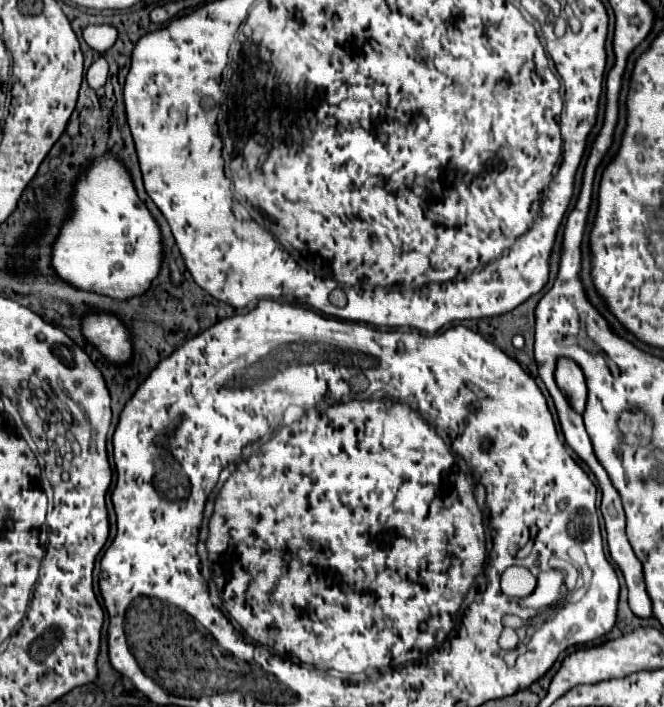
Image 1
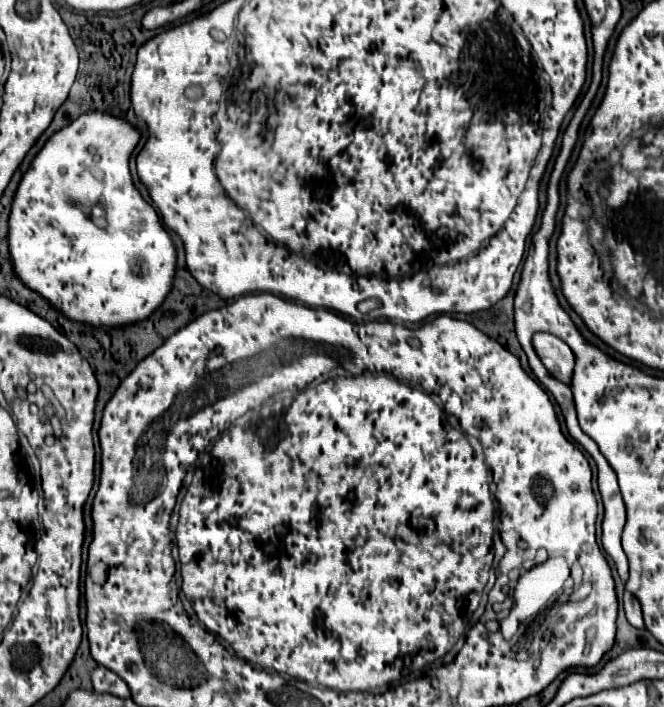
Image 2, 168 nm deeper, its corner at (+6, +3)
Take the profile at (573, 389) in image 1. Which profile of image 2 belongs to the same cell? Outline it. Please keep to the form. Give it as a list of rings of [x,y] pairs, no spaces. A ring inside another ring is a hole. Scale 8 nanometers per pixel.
[[[538,332],[532,338],[532,342],[534,342],[534,350],[540,356],[542,364],[546,366],[546,370],[552,372],[552,376],[556,380],[570,386],[572,374],[574,374],[574,354],[572,354],[572,350],[564,342],[560,342],[556,336],[546,334],[546,332]]]

